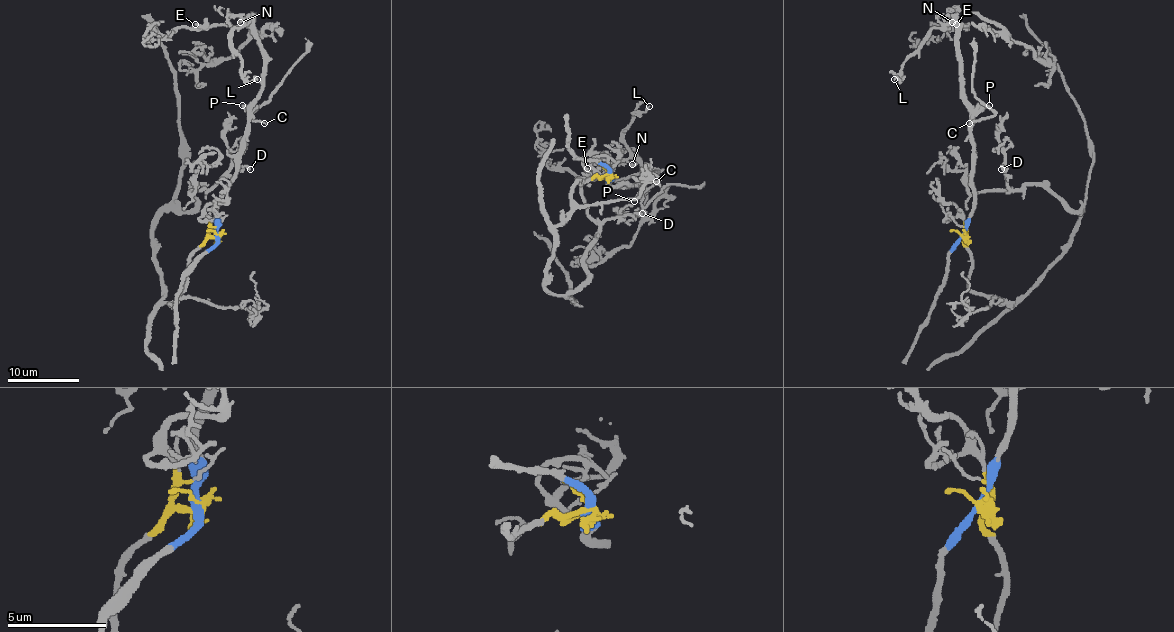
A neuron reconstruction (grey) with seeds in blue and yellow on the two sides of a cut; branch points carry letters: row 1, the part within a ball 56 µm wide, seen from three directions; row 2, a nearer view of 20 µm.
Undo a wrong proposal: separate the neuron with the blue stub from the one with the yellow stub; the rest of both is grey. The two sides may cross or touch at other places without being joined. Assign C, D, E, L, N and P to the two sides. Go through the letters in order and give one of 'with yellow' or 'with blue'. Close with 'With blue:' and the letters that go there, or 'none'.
C: with blue
D: with yellow
E: with blue
L: with blue
N: with blue
P: with blue
With blue: C, E, L, N, P

